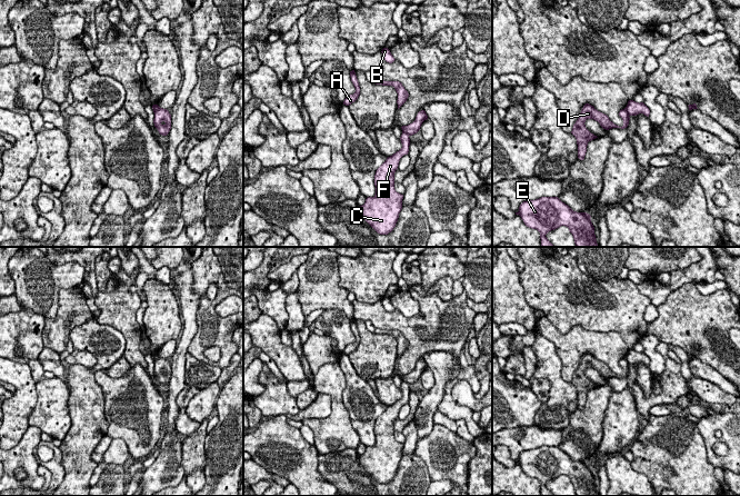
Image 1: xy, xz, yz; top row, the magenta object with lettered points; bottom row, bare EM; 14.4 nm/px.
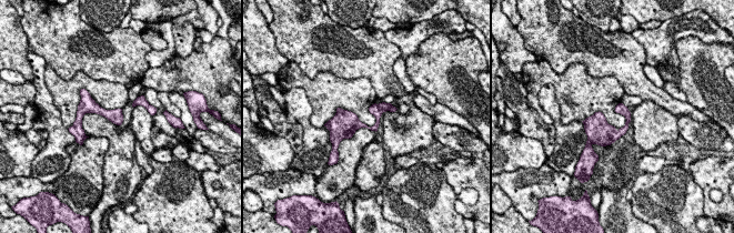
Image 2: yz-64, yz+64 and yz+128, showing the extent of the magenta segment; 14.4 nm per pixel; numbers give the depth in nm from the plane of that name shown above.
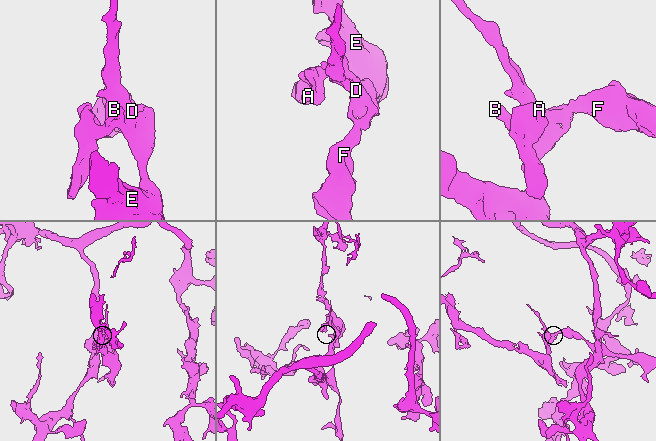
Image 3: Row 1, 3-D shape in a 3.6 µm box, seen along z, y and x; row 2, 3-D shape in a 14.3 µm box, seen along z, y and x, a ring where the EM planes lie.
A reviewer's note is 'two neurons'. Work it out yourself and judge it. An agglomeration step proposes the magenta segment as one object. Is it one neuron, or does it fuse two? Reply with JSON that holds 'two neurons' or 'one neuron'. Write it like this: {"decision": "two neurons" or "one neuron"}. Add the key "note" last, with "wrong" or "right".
{"decision": "two neurons", "note": "right"}

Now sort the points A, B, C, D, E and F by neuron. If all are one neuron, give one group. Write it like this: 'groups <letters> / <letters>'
groups A B D E / C F

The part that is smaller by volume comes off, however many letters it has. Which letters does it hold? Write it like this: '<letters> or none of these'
A, B, D, E

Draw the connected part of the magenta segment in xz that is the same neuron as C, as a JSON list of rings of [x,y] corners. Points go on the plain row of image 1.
[[[402,381],[400,389],[402,397],[388,406],[376,420],[376,444],[368,446],[359,457],[364,469],[380,484],[388,484],[393,479],[402,458],[403,444],[394,438],[394,421],[400,408],[409,401],[409,384]]]

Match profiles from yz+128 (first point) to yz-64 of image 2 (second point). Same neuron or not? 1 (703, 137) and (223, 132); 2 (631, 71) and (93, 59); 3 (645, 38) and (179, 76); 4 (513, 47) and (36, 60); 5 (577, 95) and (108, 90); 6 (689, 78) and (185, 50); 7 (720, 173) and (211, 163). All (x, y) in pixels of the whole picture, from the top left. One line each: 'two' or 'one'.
1: two
2: one
3: two
4: two
5: one
6: two
7: two

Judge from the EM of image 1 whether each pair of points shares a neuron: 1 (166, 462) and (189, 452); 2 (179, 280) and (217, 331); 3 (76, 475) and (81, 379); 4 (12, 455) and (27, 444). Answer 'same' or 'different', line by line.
1: different
2: different
3: same
4: same

